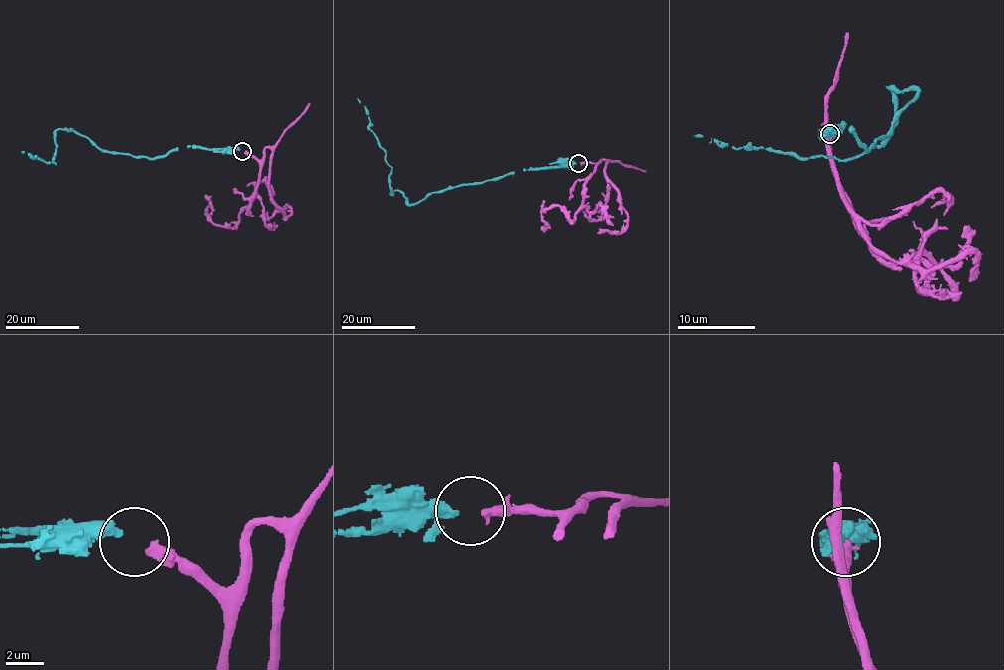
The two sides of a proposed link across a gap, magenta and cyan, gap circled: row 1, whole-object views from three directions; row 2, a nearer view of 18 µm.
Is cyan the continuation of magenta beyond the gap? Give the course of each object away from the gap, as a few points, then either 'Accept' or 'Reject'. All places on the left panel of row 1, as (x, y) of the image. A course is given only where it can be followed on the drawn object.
Course of magenta: (244, 152), (258, 162), (260, 175), (235, 227), (214, 223), (204, 195). Course of cyan: (239, 150), (188, 146), (153, 158), (134, 157), (102, 151), (86, 137), (58, 129), (55, 164), (21, 152). Accept

